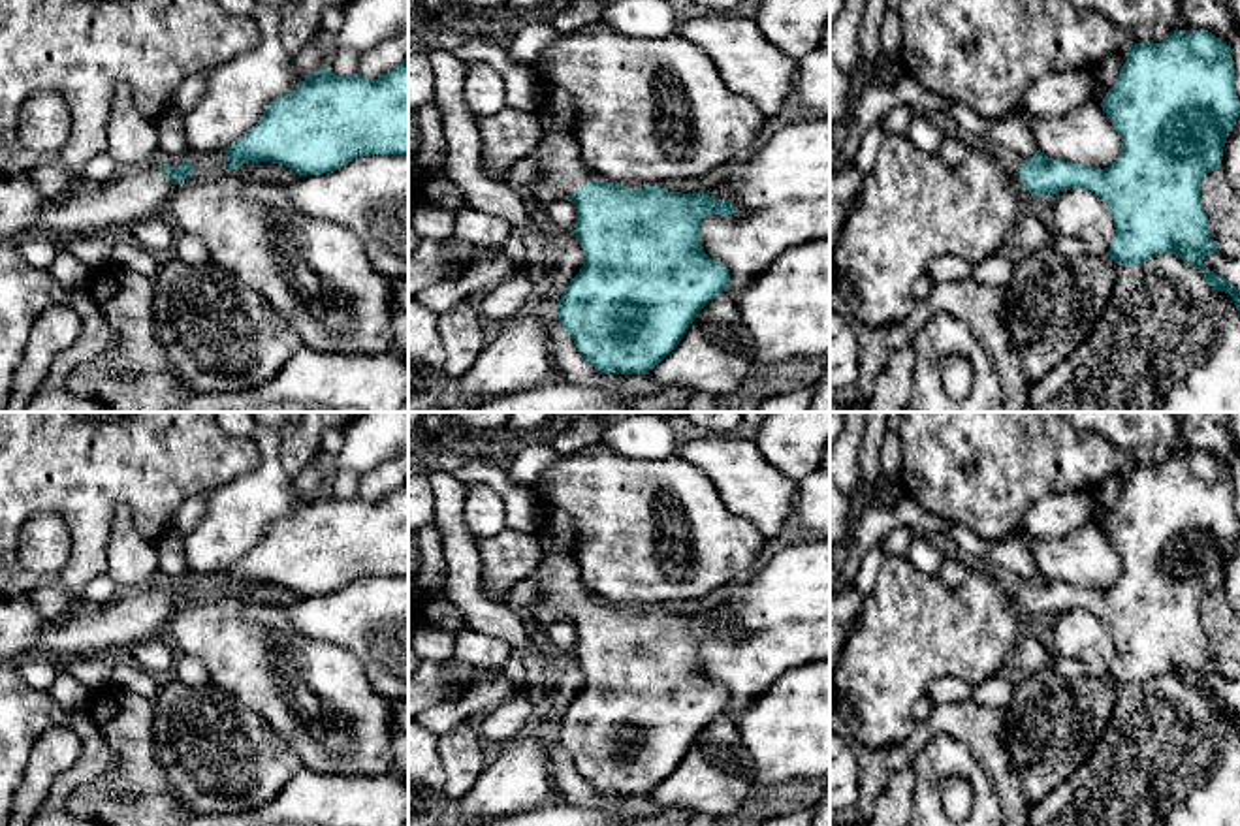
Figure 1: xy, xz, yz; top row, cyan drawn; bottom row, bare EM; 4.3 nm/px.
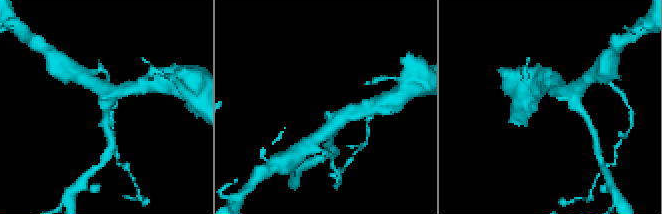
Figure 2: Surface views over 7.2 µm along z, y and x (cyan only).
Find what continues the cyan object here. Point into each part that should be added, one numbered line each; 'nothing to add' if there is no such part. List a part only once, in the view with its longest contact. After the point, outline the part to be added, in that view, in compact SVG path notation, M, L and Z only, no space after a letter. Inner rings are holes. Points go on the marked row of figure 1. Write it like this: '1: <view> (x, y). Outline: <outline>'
1: xz (561, 172). Outline: M546 132L531 152L538 166L538 190L553 199L570 199L578 188L593 181L572 134Z

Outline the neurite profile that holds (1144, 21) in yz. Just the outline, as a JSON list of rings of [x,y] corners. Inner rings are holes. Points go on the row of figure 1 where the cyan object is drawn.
[[[1069,0],[1114,21],[1135,43],[1159,43],[1176,30],[1180,0]]]

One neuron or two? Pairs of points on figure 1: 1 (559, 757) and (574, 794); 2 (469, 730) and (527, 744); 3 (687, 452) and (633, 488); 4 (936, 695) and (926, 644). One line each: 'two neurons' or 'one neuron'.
1: one neuron
2: two neurons
3: two neurons
4: two neurons

